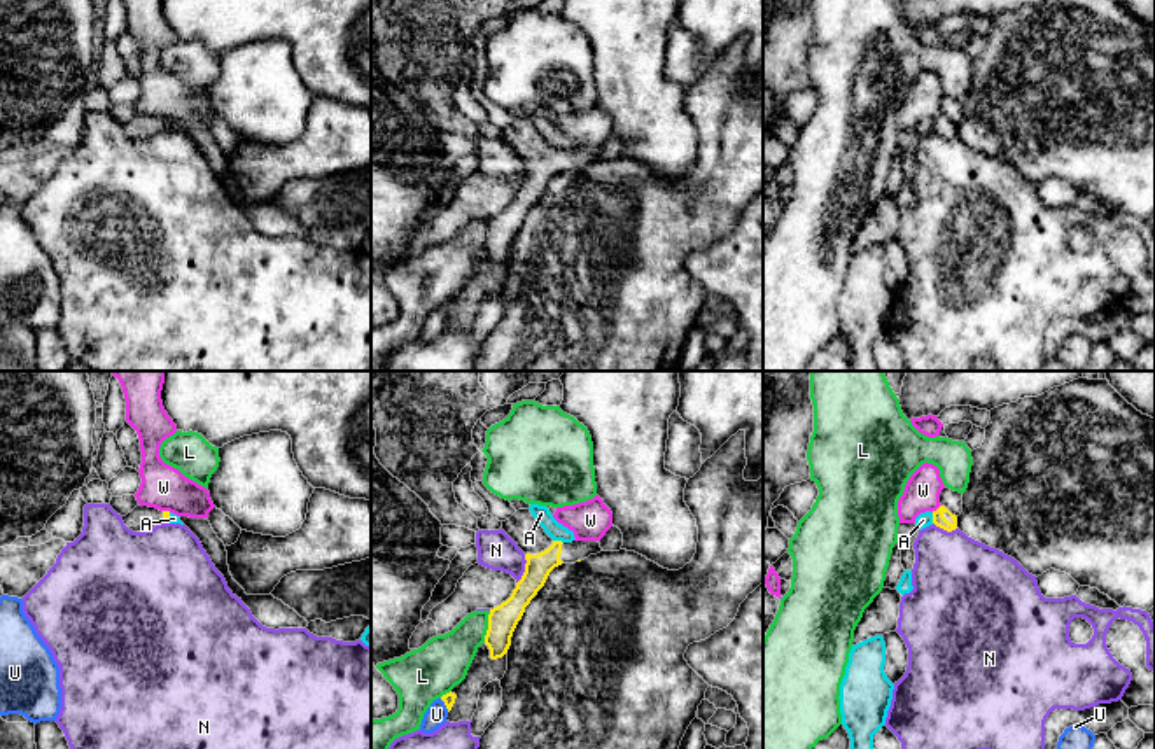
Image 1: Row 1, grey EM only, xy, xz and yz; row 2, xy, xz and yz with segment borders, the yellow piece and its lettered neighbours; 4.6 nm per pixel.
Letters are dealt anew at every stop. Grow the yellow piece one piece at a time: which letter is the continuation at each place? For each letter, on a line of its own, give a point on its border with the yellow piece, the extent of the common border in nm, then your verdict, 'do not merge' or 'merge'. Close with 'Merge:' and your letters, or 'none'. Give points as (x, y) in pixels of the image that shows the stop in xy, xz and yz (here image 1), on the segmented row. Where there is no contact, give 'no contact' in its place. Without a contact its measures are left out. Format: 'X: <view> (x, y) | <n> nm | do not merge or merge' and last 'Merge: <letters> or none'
A: xz (559, 541) | 50 nm | do not merge
L: xz (489, 627) | 150 nm | do not merge
N: xz (525, 569) | 140 nm | do not merge
U: xz (445, 704) | 80 nm | do not merge
W: yz (937, 510) | 60 nm | do not merge
Merge: none

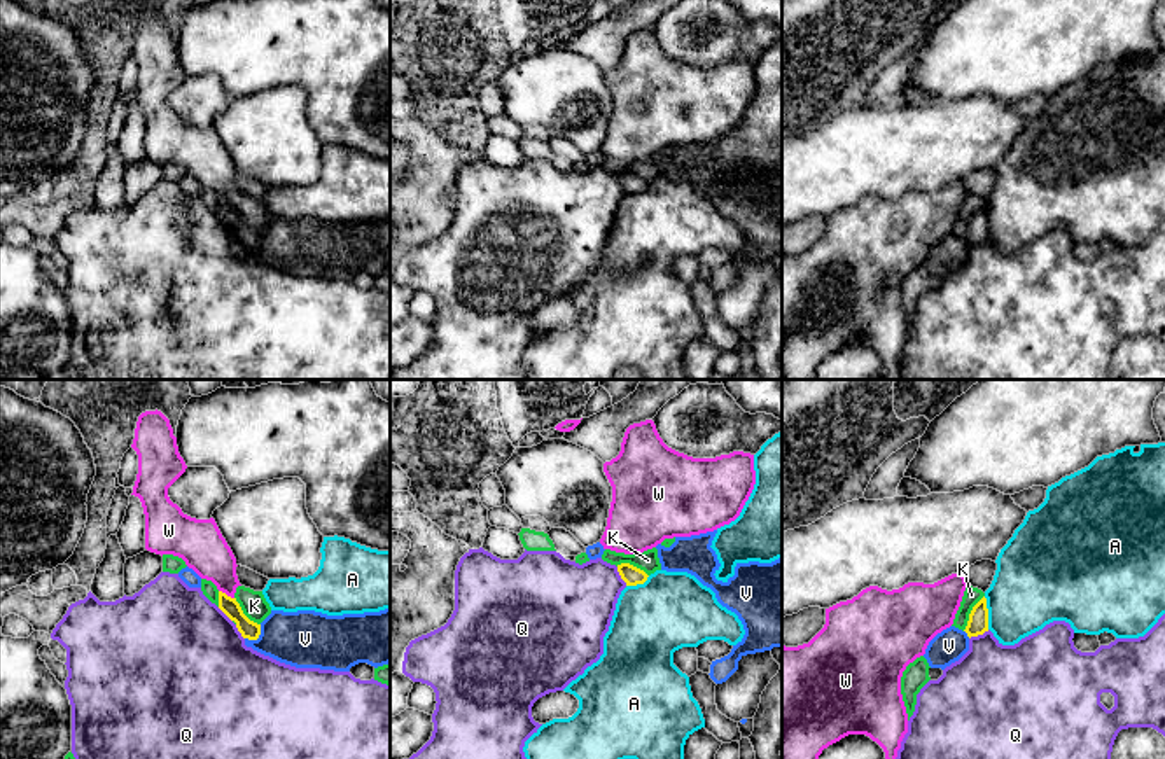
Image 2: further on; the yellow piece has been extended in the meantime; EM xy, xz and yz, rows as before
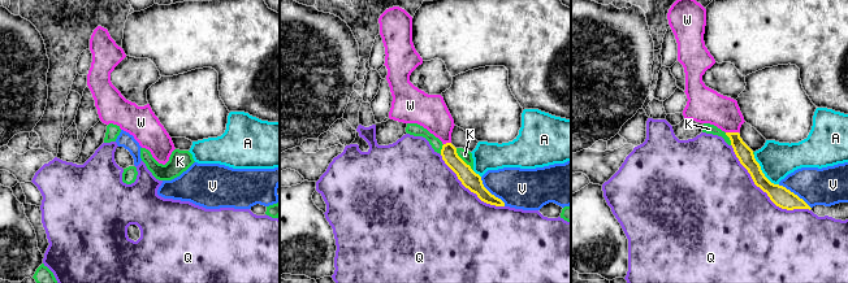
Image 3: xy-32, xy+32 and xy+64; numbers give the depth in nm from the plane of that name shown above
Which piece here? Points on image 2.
A: yz (987, 612) | 150 nm | do not merge
K: yz (971, 612) | 190 nm | do not merge
Q: yz (978, 633) | 100 nm | do not merge
V: xy (258, 637) | 100 nm | do not merge
W: xy (224, 593) | 80 nm | do not merge
Merge: none

